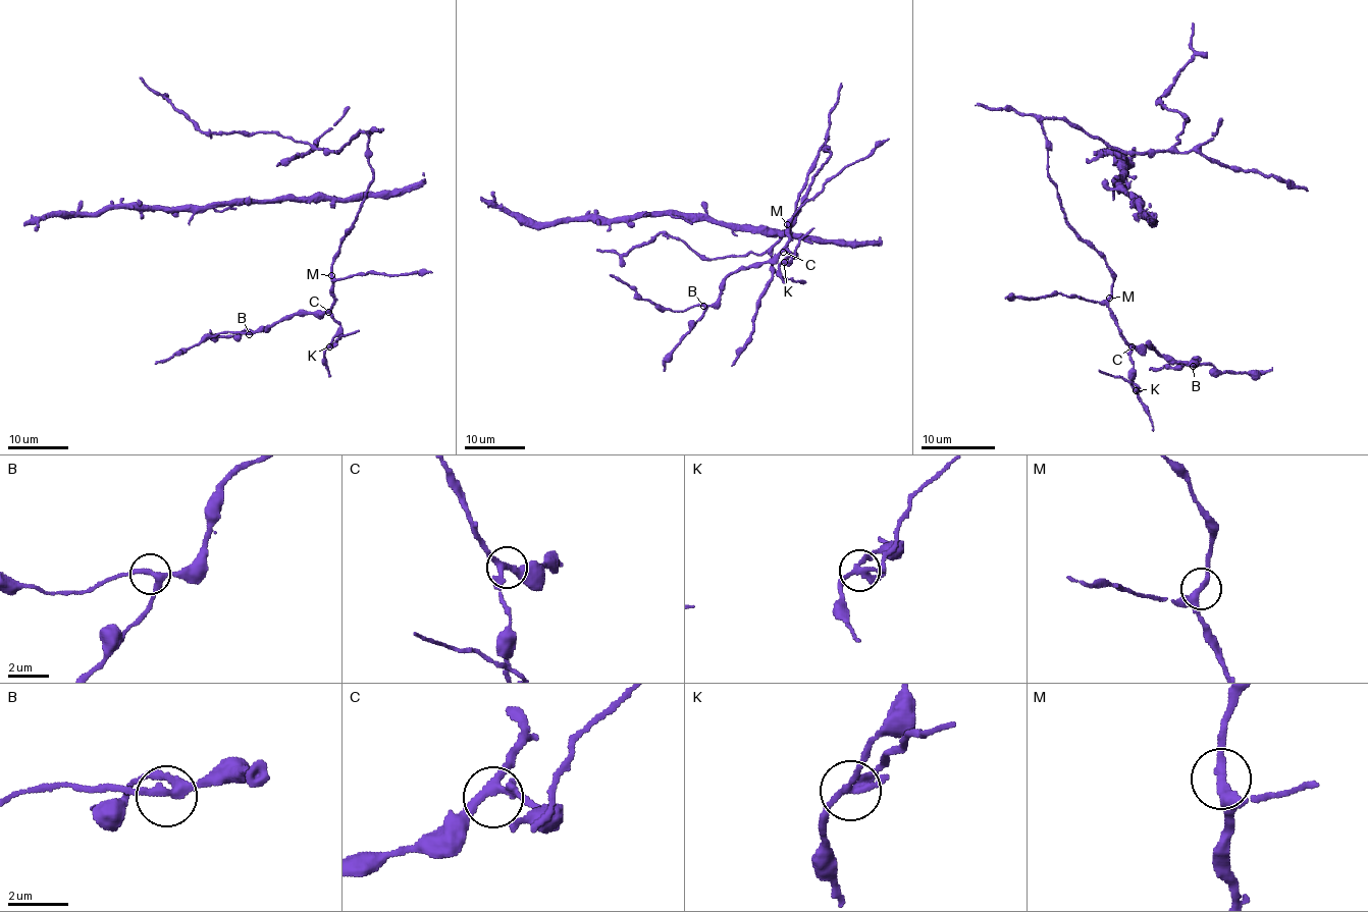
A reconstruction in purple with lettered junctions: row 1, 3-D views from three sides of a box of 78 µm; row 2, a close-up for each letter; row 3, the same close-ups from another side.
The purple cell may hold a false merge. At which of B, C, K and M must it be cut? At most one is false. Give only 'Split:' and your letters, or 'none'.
Split: K

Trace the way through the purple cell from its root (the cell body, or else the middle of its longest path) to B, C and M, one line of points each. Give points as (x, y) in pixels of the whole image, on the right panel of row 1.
B: (1059, 203), (1068, 226), (1111, 274), (1108, 310), (1122, 340), (1193, 366)
C: (1059, 203), (1068, 226), (1106, 262), (1113, 279), (1108, 310), (1120, 337), (1132, 346)
M: (1059, 203), (1068, 226), (1104, 259), (1113, 279), (1110, 299)

